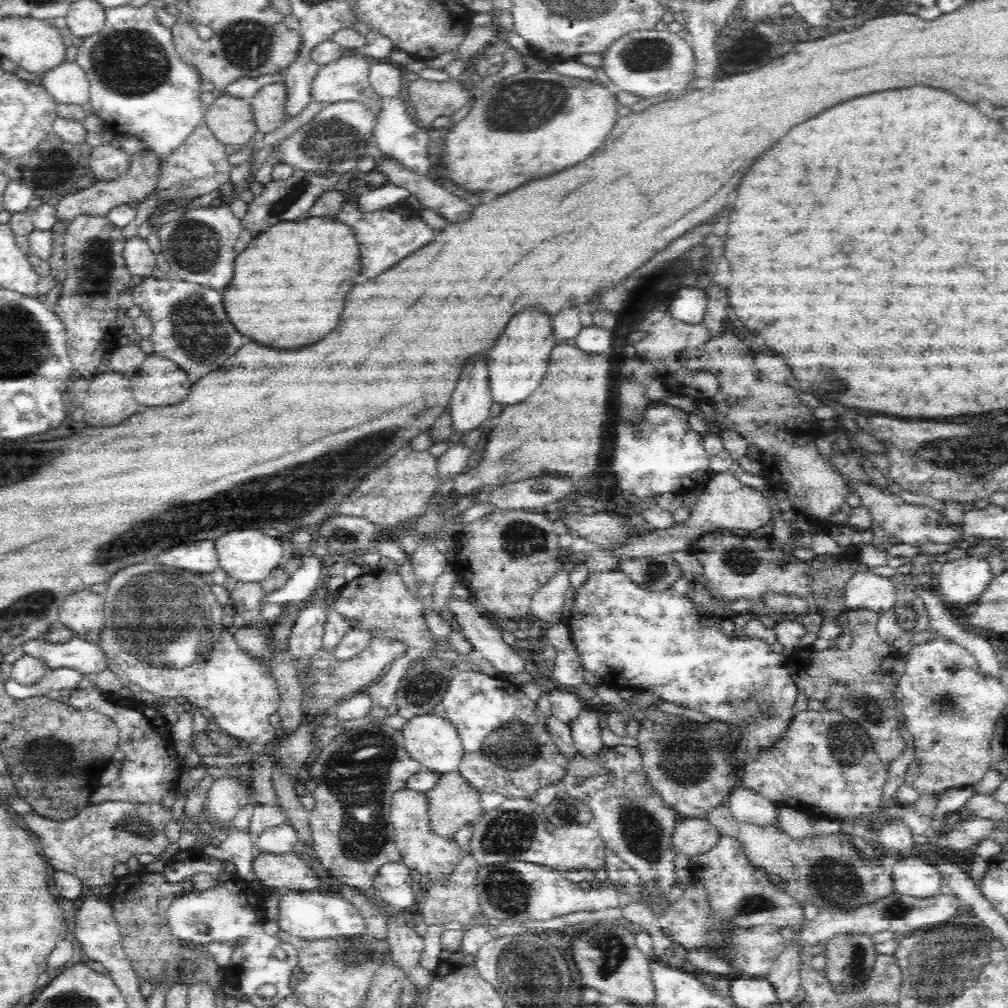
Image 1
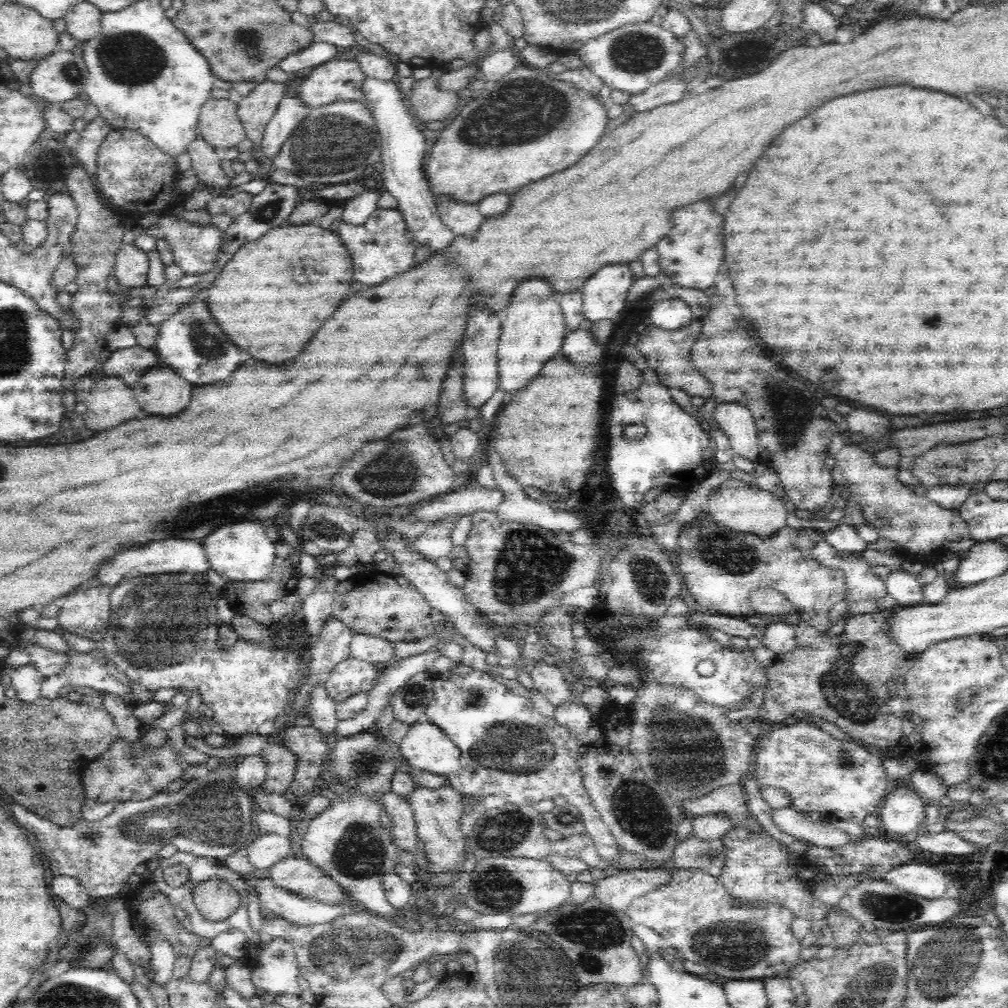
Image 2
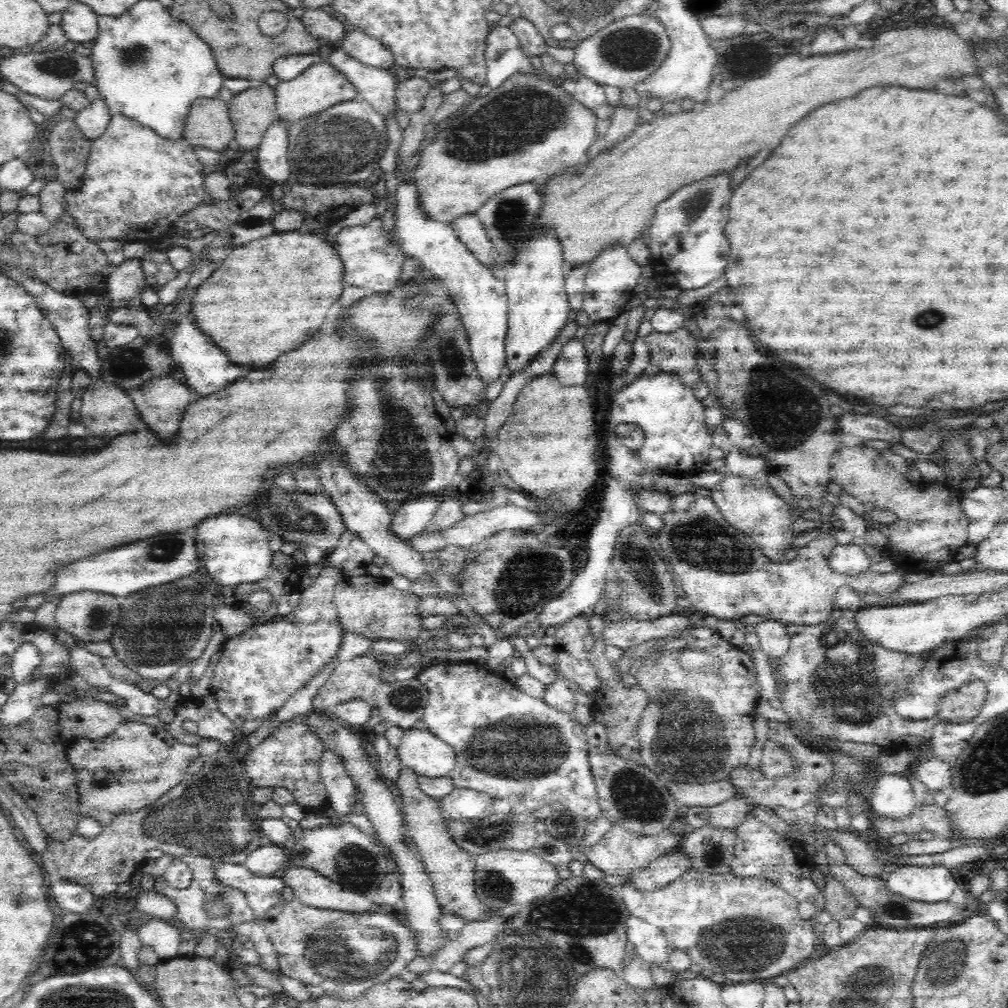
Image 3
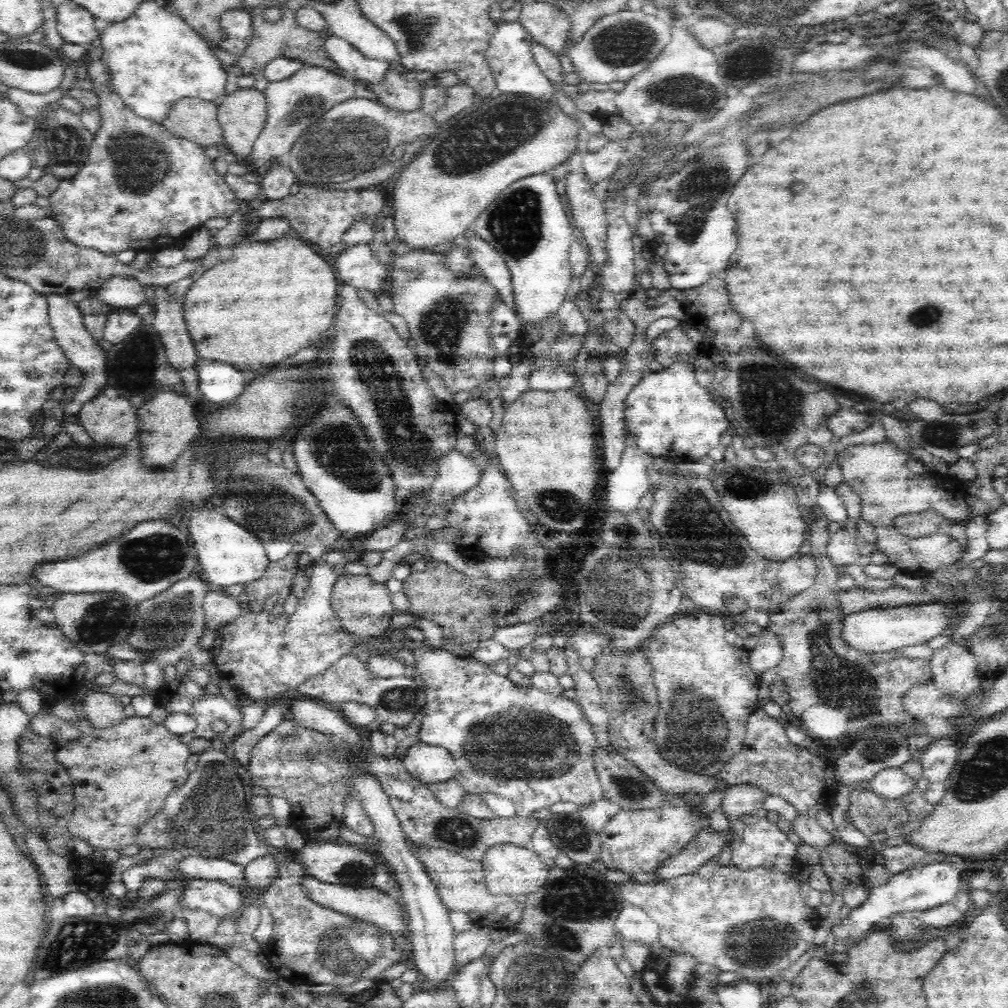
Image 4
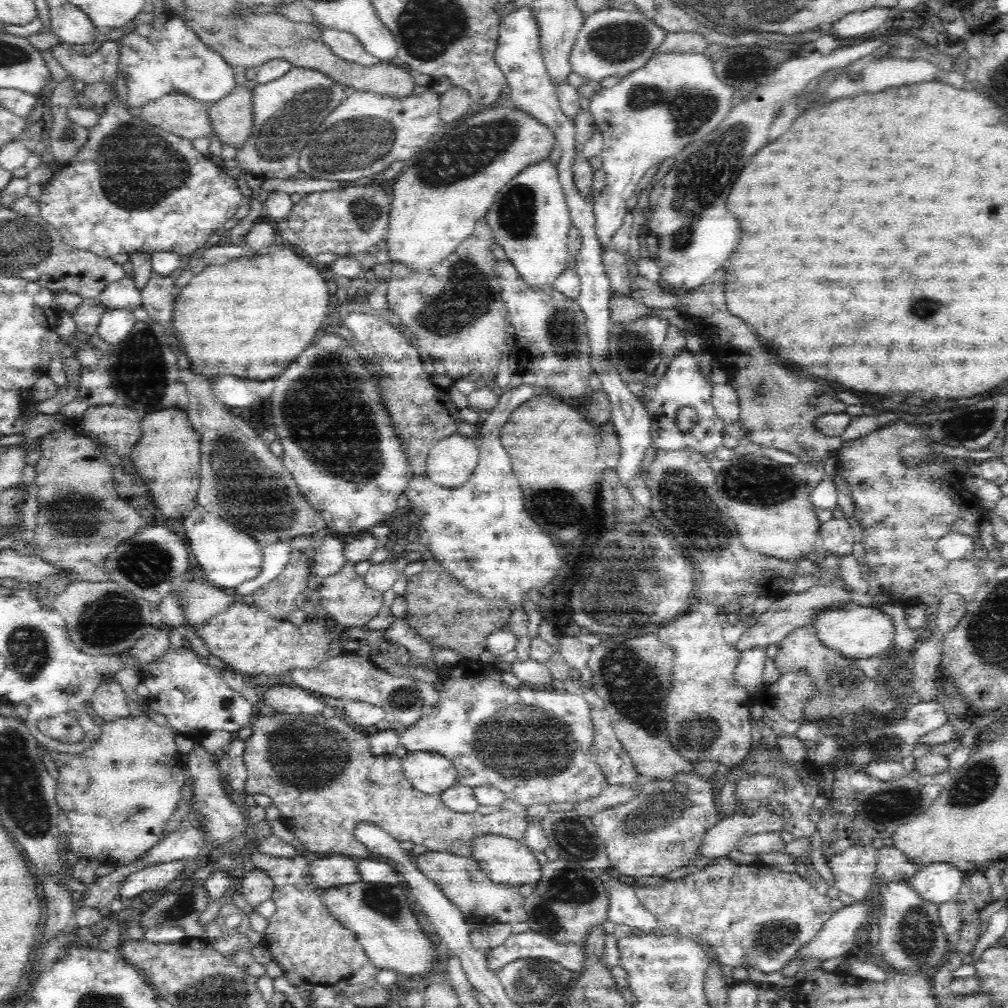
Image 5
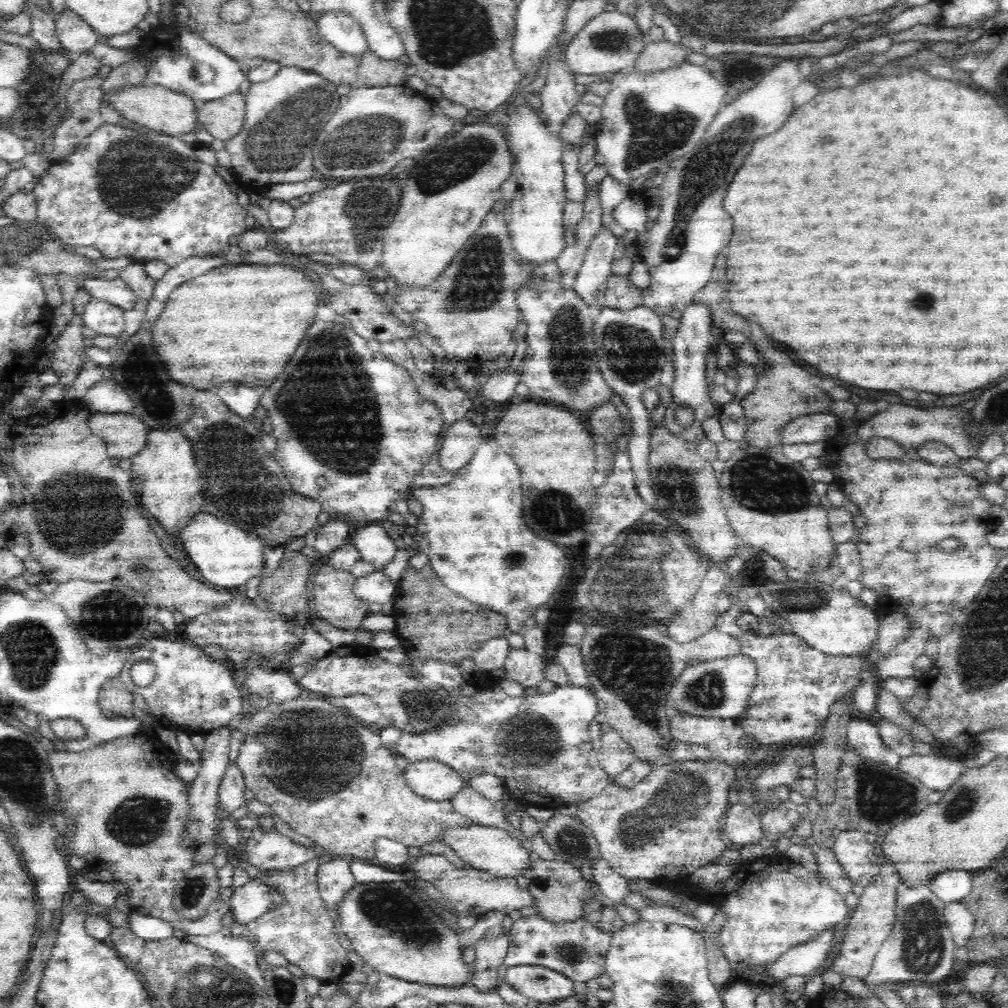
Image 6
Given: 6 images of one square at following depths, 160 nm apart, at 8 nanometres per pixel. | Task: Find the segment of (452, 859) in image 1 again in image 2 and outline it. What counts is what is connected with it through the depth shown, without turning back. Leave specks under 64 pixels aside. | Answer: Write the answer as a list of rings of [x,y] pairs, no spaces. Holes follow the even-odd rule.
[[[394,791],[385,794],[383,806],[386,815],[392,821],[392,834],[395,844],[400,850],[406,850],[414,856],[423,852],[423,843],[416,829],[416,817],[406,796],[400,796]]]

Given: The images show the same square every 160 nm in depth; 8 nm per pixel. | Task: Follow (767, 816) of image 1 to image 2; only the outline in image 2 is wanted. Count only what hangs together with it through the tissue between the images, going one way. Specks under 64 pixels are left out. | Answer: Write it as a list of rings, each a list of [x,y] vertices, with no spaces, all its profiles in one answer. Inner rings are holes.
[[[791,807],[771,808],[772,822],[797,840],[808,840],[815,846],[837,848],[850,843],[851,836],[834,828],[823,828],[816,817],[802,814]]]

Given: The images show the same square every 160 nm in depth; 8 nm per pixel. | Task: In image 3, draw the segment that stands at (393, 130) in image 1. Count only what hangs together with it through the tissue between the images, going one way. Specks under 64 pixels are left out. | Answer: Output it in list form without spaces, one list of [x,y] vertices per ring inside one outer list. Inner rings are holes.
[[[343,49],[334,50],[334,52],[330,54],[327,62],[335,66],[344,76],[346,76],[354,85],[358,98],[364,98],[366,103],[384,119],[384,122],[387,122],[391,117],[396,120],[397,78],[391,70],[372,68],[368,67],[368,65],[360,64],[360,62],[348,56],[348,53],[345,53]],[[399,152],[396,157],[395,177],[398,179],[396,190],[396,221],[395,236],[400,243],[402,251],[408,257],[417,258],[422,262],[423,272],[428,276],[440,278],[444,288],[448,288],[448,296],[452,296],[452,302],[456,304],[462,324],[468,332],[468,345],[470,355],[476,365],[478,377],[484,386],[490,386],[496,382],[506,364],[506,353],[504,353],[504,342],[507,336],[508,326],[508,296],[504,294],[504,282],[496,280],[494,274],[480,264],[465,244],[459,241],[452,229],[451,224],[432,220],[420,201],[420,189],[416,187],[415,181],[406,179],[410,172],[410,158],[403,158]]]

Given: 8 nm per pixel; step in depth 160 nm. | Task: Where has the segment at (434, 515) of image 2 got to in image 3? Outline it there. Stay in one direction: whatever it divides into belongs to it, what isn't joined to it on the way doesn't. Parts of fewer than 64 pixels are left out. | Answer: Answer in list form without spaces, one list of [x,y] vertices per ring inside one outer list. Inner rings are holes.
[[[418,498],[409,503],[403,503],[400,509],[392,514],[391,529],[400,538],[412,538],[424,532],[425,526],[440,508],[440,498]]]

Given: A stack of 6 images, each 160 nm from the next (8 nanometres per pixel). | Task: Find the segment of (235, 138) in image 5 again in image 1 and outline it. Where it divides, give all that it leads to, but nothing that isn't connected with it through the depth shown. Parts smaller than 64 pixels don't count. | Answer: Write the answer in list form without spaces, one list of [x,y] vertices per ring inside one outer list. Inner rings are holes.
[[[282,83],[264,85],[252,99],[257,129],[268,134],[280,128],[287,116],[287,86]]]

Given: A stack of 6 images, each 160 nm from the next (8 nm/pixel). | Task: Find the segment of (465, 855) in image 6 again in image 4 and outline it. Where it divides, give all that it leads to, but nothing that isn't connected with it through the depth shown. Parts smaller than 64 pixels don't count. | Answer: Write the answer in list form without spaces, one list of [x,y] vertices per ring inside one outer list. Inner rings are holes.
[[[501,844],[489,848],[482,857],[484,883],[493,895],[528,896],[538,892],[546,882],[549,868],[530,846],[519,847],[512,844]]]

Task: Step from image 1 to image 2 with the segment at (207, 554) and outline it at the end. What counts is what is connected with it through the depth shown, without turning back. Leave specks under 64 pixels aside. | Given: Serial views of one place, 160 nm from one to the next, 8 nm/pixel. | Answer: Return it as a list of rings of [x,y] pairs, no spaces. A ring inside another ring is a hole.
[[[162,540],[144,544],[140,548],[132,548],[120,552],[110,562],[104,562],[98,572],[98,580],[108,586],[116,586],[120,580],[128,576],[144,576],[144,574],[170,574],[170,572],[198,572],[204,574],[211,569],[204,544],[198,540]]]

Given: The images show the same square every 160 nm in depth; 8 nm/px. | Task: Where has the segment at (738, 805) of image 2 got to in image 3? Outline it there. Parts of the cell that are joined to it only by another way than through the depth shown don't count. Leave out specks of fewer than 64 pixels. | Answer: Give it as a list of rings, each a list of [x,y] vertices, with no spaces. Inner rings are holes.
[[[729,780],[705,785],[668,781],[667,785],[678,805],[688,808],[710,809],[718,804],[724,804],[724,801],[735,799],[739,795]]]

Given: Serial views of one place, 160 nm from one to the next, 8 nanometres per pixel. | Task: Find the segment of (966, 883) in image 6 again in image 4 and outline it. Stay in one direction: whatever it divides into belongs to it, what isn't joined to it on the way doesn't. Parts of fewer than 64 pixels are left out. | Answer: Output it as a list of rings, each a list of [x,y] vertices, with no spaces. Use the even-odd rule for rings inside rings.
[[[950,863],[917,864],[908,870],[892,873],[886,884],[869,889],[868,898],[855,909],[851,909],[851,913],[845,921],[840,921],[835,926],[833,930],[835,938],[851,936],[857,940],[872,932],[873,929],[884,927],[888,918],[894,913],[928,910],[934,906],[952,903],[957,892],[962,889],[961,883],[961,871]]]

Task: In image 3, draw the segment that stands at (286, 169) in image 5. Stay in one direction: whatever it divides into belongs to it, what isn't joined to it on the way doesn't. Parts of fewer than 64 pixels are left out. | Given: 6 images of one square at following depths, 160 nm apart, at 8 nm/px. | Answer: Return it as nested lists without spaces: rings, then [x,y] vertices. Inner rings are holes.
[[[329,62],[316,63],[292,80],[280,81],[275,88],[276,102],[274,120],[296,122],[300,118],[322,112],[338,102],[354,100],[358,96],[354,85]]]

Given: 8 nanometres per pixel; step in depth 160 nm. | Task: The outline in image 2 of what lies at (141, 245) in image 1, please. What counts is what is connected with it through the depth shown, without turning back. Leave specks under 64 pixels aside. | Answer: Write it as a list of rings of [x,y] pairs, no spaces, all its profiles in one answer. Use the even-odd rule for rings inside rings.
[[[124,243],[116,258],[115,276],[122,286],[145,286],[149,273],[149,254],[135,243]]]

